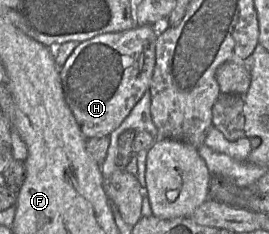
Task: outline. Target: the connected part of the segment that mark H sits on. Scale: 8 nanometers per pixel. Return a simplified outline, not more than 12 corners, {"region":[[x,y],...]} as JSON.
{"region":[[153,25],[79,42],[59,75],[87,139],[149,90]]}

